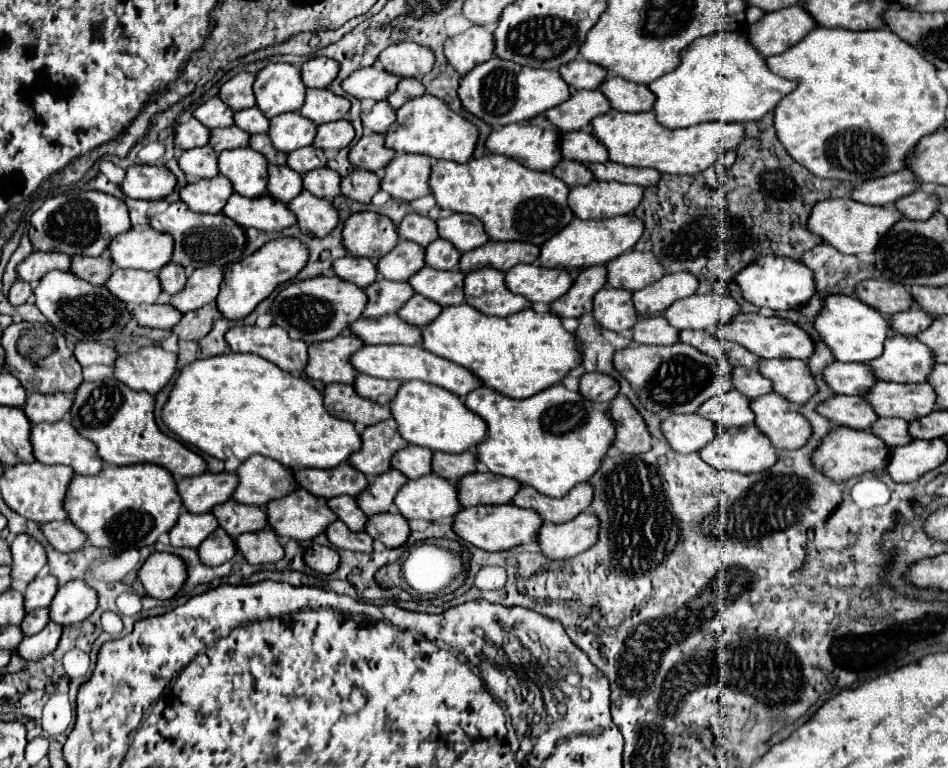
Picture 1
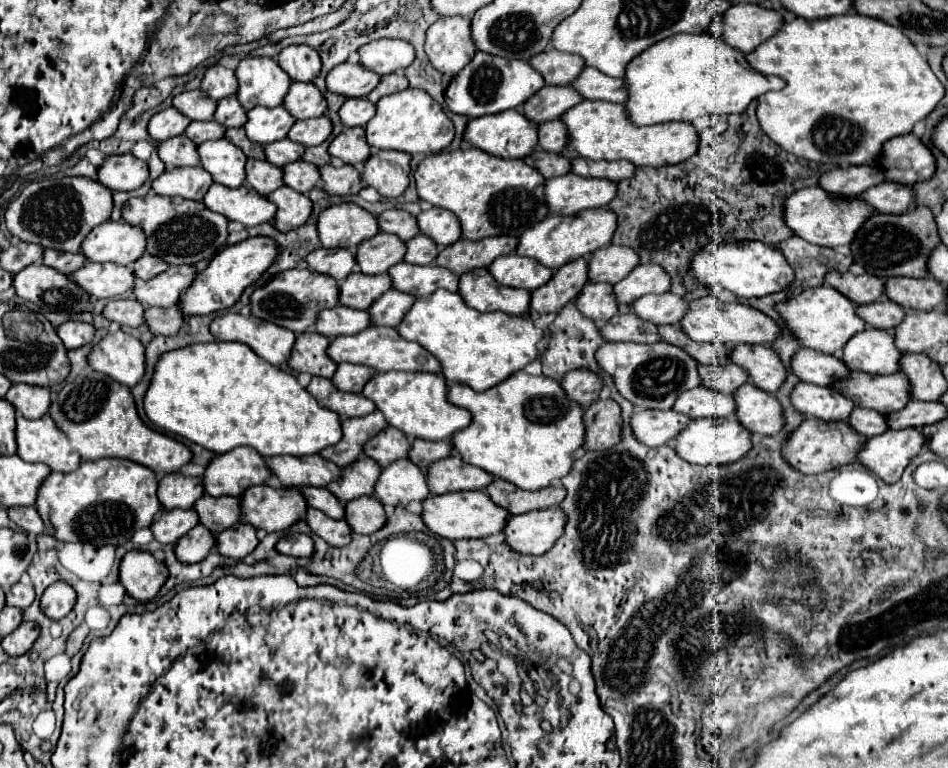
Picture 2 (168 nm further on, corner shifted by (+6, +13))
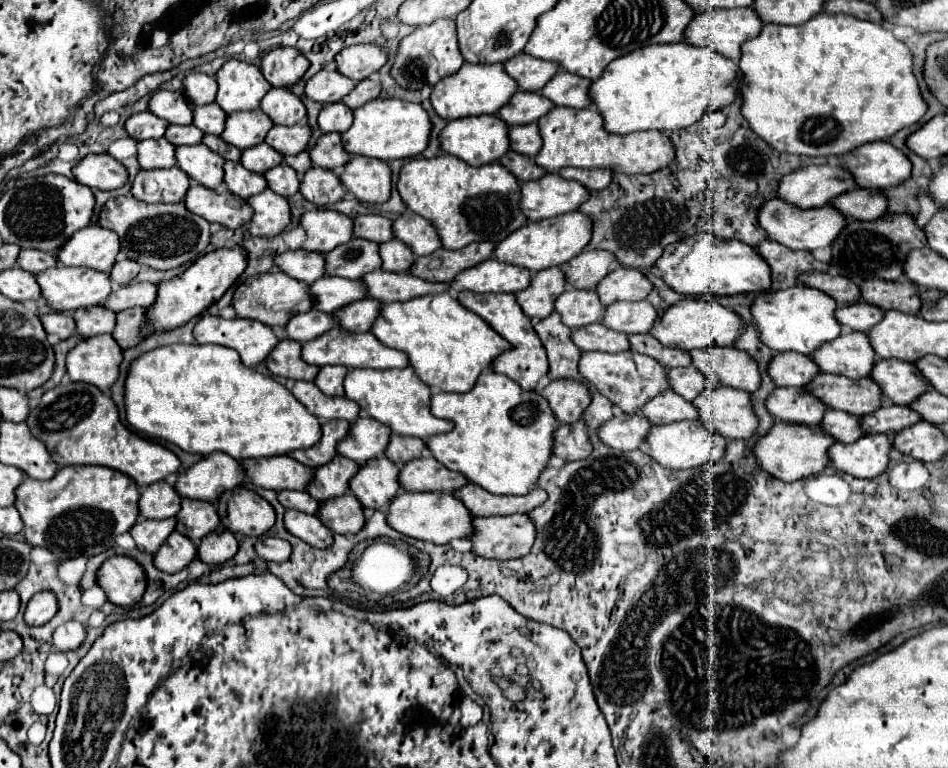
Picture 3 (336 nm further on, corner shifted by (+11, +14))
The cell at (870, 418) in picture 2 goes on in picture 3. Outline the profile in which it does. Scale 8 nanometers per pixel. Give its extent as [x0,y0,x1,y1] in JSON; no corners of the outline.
[819,410,861,444]

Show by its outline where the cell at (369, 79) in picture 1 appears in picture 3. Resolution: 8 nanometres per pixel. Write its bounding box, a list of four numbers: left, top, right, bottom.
[305,70,357,104]

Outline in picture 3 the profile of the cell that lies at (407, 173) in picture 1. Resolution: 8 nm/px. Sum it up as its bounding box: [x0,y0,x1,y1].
[339,156,391,204]

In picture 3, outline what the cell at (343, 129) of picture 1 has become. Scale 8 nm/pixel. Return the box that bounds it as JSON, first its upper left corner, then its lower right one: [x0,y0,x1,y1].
[265,124,311,156]

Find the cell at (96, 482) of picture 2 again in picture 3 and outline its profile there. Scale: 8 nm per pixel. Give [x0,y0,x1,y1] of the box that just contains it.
[15,468,139,560]

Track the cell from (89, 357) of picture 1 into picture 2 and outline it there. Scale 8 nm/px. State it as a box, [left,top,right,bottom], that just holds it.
[58,321,94,349]

